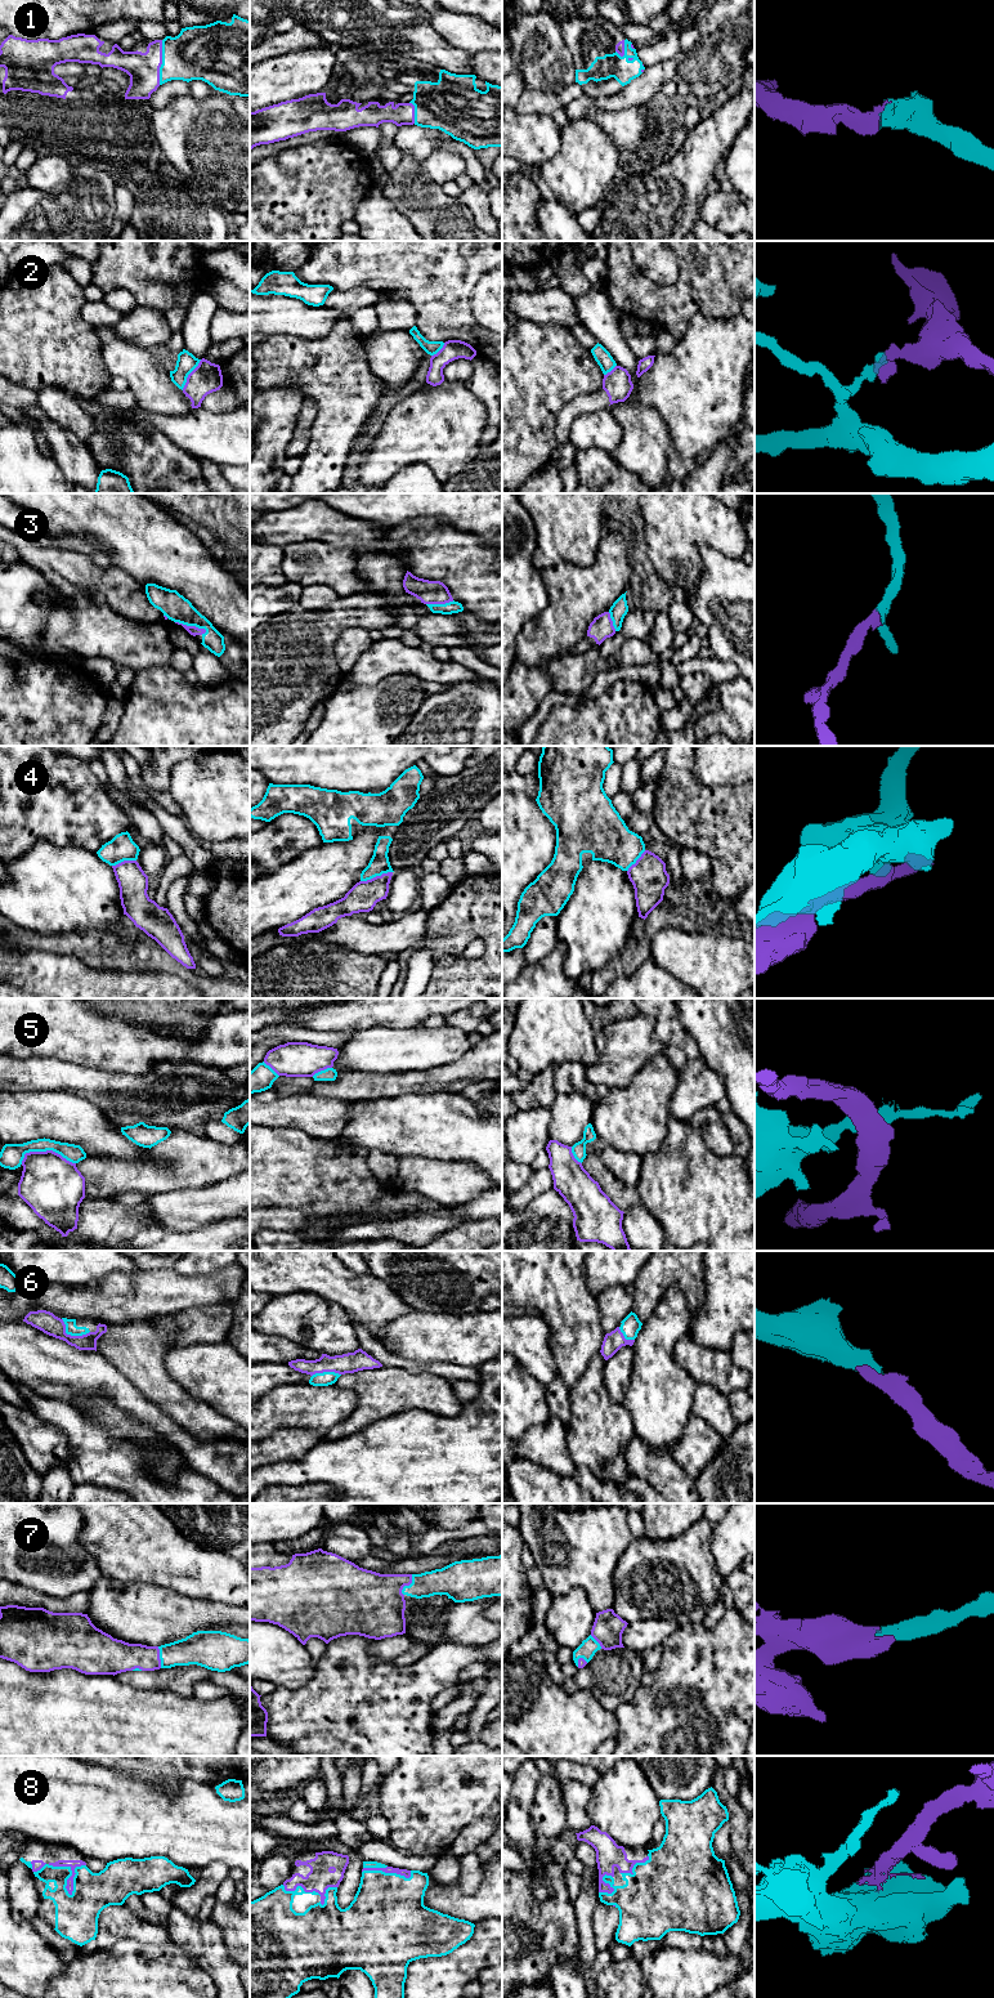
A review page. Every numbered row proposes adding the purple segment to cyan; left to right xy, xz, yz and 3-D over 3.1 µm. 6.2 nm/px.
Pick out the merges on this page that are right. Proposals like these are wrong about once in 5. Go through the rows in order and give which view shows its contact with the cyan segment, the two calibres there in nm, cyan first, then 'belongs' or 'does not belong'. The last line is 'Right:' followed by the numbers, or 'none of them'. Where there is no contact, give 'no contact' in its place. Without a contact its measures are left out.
1: meets cyan in xy; 340 nm thick on the cyan side, 200 nm on the other; belongs
2: meets cyan in xy; 120 nm thick on the cyan side, 190 nm on the other; does not belong
3: meets cyan in xy; 170 nm thick on the cyan side, 60 nm on the other; belongs
4: meets cyan in xz; 120 nm thick on the cyan side, 180 nm on the other; does not belong
5: meets cyan in xy; 140 nm thick on the cyan side, 380 nm on the other; does not belong
6: meets cyan in xy; 80 nm thick on the cyan side, 130 nm on the other; belongs
7: meets cyan in xz; 170 nm thick on the cyan side, 400 nm on the other; belongs
8: meets cyan in xy; 240 nm thick on the cyan side, 50 nm on the other; belongs
Right: 1, 3, 6, 7, 8

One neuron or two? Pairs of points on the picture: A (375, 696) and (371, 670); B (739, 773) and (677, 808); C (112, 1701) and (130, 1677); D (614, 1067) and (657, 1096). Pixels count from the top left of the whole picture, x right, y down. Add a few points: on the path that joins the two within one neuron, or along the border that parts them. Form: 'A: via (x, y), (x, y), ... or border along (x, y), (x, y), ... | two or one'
A: border along (402, 673), (394, 673), (372, 684), (356, 688) | two
B: border along (693, 767), (698, 782), (720, 787) | two
C: border along (113, 1676), (135, 1688) | two
D: border along (653, 1058), (623, 1087), (609, 1089) | two

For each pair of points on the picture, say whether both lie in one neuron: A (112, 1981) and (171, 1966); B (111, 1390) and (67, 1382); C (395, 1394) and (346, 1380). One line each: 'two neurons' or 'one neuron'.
A: one neuron
B: one neuron
C: one neuron

